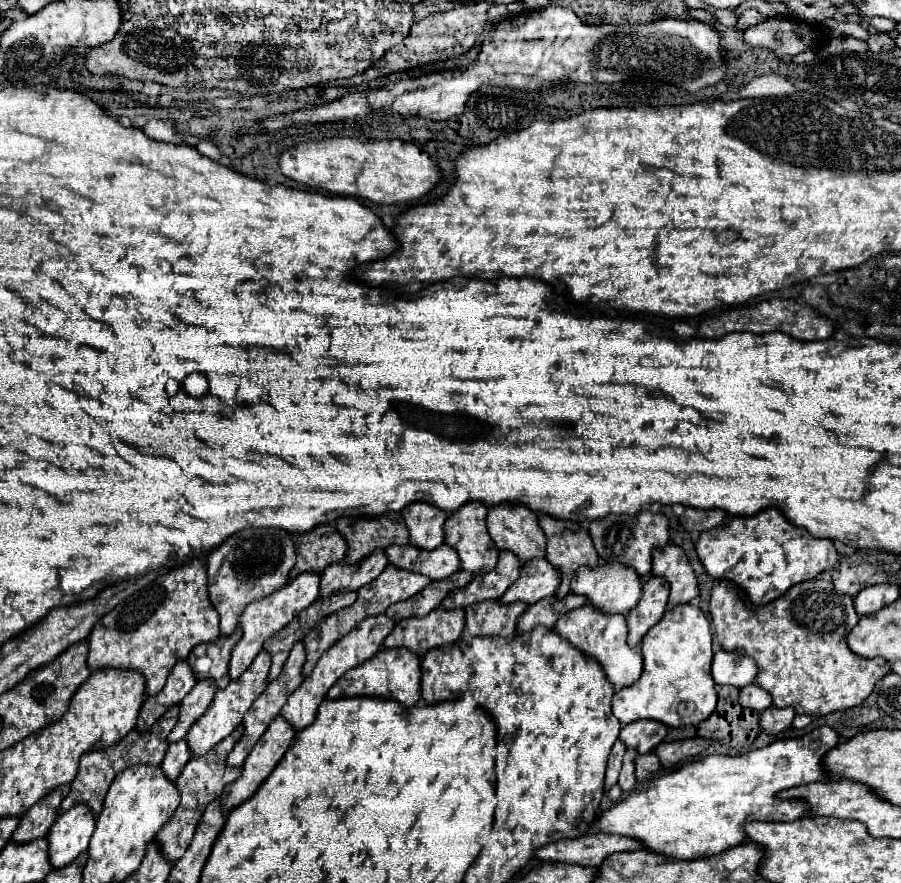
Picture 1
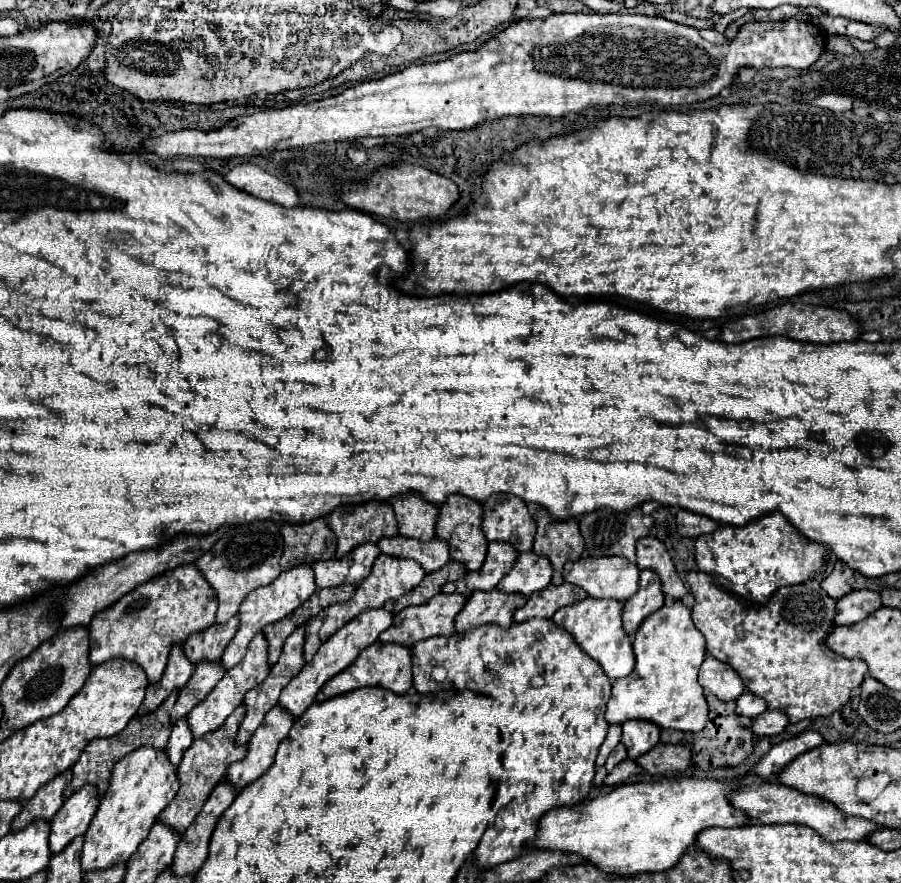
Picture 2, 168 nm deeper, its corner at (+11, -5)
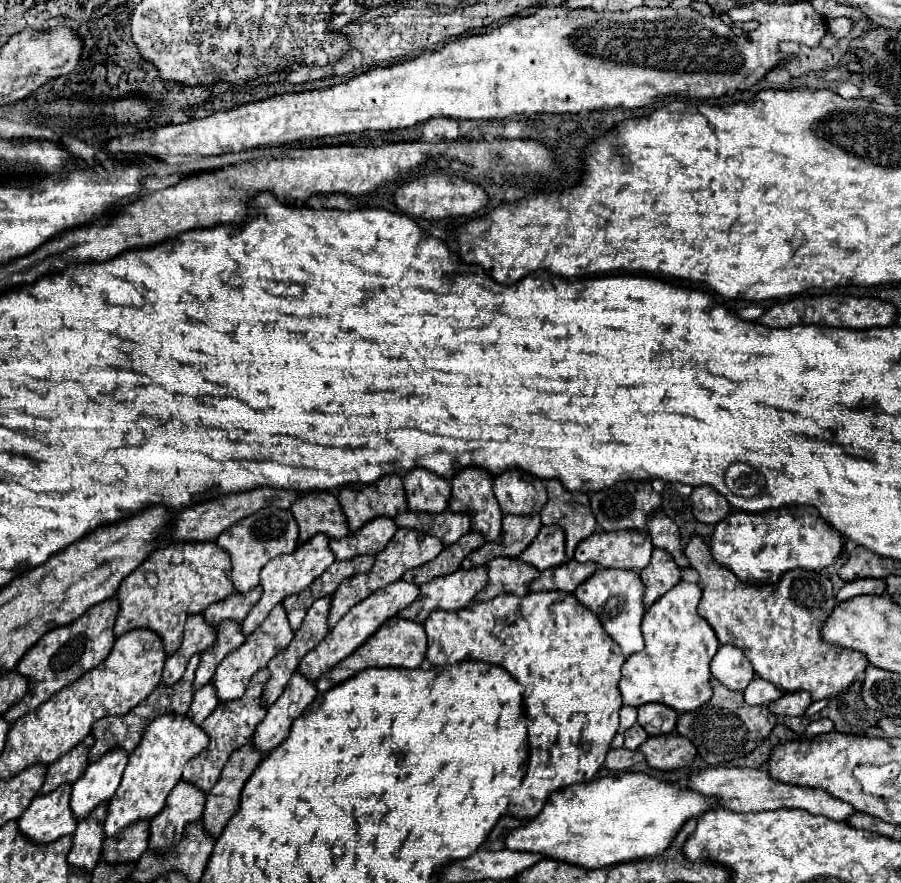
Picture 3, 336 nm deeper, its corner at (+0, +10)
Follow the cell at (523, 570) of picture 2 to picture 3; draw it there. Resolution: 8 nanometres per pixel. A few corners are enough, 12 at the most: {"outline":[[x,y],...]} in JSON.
{"outline":[[543,526],[519,558],[537,570],[565,564],[565,532]]}

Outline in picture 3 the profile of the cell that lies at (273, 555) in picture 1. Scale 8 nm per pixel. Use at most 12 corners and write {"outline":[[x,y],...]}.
{"outline":[[261,508],[217,538],[235,590],[259,584],[261,568],[295,552],[289,510]]}

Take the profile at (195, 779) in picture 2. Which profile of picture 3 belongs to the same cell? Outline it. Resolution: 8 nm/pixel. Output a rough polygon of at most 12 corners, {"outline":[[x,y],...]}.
{"outline":[[267,668],[239,700],[221,702],[201,728],[211,742],[183,780],[209,792],[231,752],[253,738]]}

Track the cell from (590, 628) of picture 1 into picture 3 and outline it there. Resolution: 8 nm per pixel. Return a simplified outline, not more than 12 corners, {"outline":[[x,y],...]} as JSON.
{"outline":[[599,568],[575,596],[625,656],[643,650],[643,582]]}

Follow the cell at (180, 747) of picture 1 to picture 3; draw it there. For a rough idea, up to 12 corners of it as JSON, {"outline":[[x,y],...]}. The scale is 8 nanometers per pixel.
{"outline":[[209,682],[195,692],[187,716],[201,724],[219,704]]}

